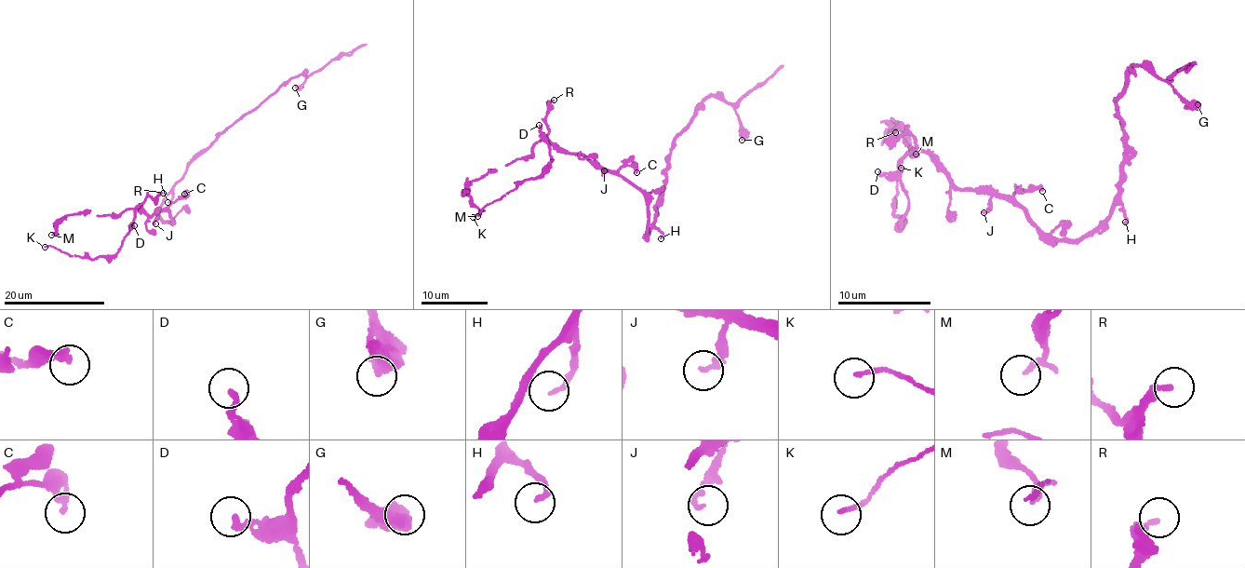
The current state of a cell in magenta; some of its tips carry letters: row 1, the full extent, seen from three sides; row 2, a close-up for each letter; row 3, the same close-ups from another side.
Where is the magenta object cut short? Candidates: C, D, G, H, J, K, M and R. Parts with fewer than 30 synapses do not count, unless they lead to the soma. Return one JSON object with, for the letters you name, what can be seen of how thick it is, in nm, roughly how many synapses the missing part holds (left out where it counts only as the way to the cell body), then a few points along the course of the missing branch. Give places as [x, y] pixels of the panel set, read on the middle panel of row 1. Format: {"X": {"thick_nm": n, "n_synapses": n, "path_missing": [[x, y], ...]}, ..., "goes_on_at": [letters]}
{"goes_on_at": []}

